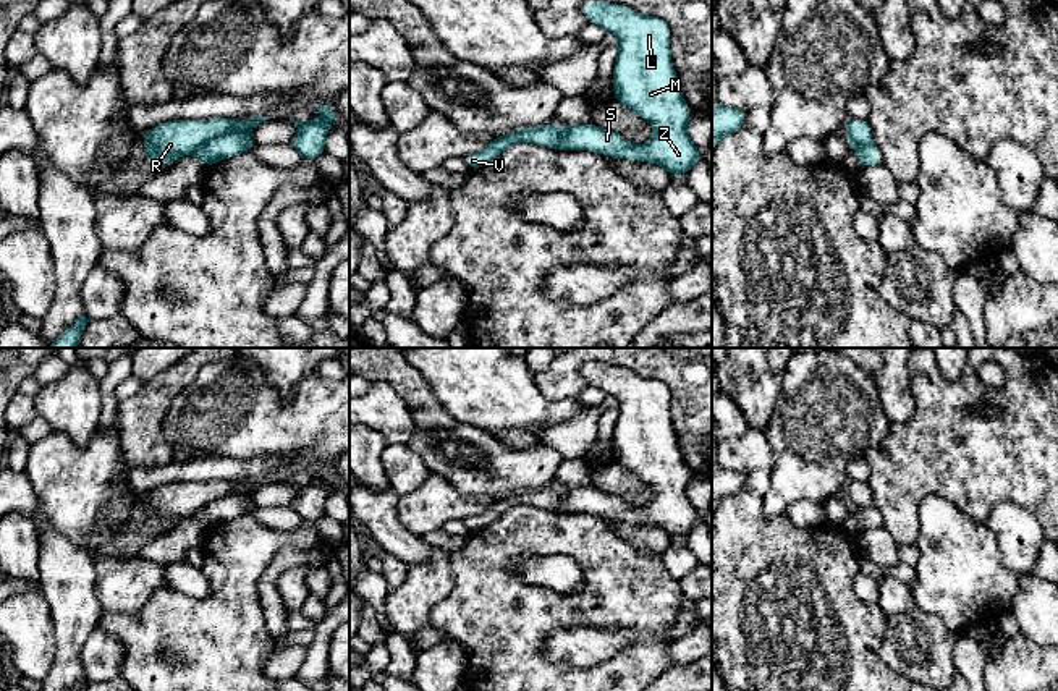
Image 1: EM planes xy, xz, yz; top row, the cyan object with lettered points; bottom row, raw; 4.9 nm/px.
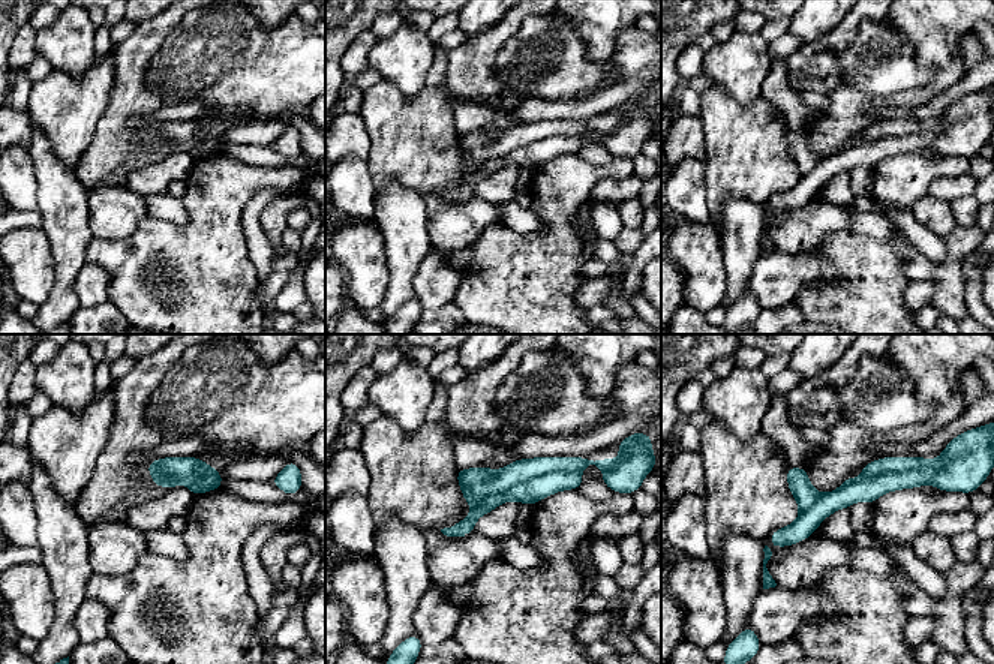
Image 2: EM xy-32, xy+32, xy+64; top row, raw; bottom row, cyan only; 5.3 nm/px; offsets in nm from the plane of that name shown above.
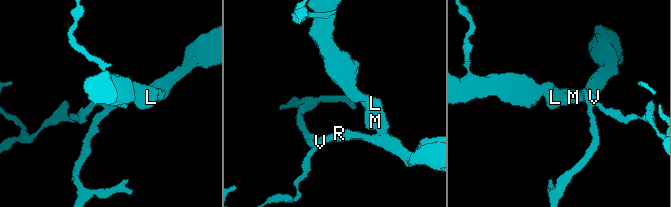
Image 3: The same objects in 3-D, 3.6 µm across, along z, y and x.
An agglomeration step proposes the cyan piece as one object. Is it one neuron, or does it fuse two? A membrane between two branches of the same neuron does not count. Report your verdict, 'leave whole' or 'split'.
split

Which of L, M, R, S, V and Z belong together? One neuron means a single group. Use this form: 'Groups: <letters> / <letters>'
Groups: L M S Z / R V

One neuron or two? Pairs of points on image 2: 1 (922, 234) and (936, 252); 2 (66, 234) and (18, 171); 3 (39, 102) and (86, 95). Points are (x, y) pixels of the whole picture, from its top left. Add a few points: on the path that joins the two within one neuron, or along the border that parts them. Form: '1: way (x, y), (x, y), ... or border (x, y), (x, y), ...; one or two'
1: way (924, 239), (933, 248); one
2: border (32, 161), (38, 207); two
3: way (51, 102), (74, 99); one

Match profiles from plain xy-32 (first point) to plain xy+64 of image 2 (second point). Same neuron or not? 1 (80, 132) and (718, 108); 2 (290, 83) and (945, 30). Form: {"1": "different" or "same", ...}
{"1": "same", "2": "different"}

